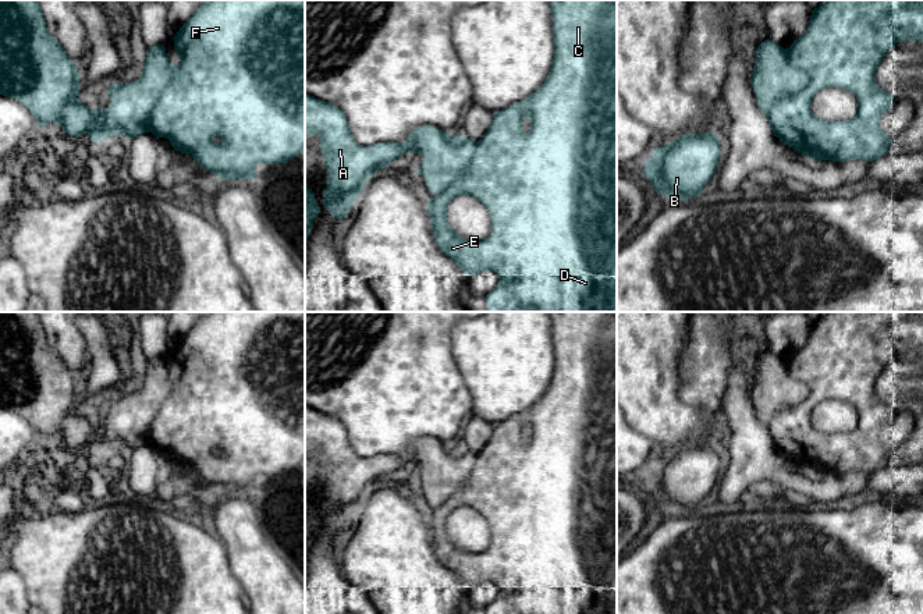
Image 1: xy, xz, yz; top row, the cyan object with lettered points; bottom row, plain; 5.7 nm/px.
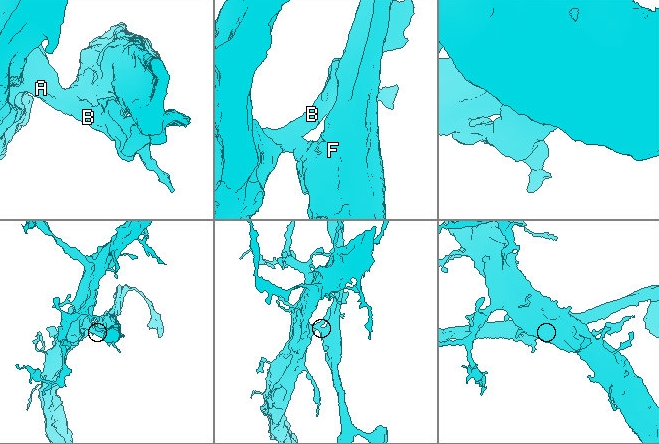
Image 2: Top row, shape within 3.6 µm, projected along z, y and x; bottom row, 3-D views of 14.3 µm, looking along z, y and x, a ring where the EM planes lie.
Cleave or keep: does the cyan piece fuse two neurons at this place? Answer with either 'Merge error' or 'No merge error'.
Merge error

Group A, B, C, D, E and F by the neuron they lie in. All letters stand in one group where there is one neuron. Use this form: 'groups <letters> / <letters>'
groups A B / C D E F

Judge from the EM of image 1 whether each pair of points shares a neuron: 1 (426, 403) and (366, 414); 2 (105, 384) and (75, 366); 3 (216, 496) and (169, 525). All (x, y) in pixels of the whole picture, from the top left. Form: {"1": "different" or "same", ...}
{"1": "same", "2": "different", "3": "different"}

